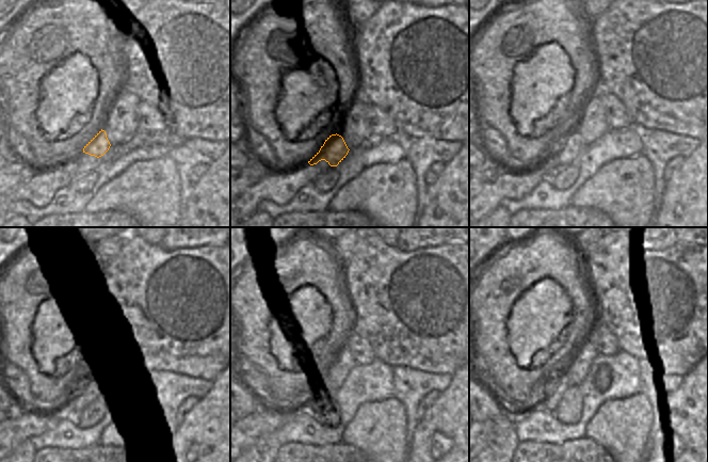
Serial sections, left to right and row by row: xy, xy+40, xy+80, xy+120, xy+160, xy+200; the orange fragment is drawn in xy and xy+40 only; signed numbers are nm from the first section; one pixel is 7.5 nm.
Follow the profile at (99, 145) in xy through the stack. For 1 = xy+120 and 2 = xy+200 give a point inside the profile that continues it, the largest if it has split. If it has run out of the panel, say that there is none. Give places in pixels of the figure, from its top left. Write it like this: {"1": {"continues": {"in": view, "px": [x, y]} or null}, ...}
{"1": {"continues": {"in": "xy+120", "px": [90, 392]}}, "2": {"continues": {"in": "xy+200", "px": [549, 400]}}}

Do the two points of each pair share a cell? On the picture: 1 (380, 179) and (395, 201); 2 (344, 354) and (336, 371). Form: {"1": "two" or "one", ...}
{"1": "one", "2": "one"}

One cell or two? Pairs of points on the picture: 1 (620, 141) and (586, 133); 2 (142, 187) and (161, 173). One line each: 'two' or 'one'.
1: two
2: one

